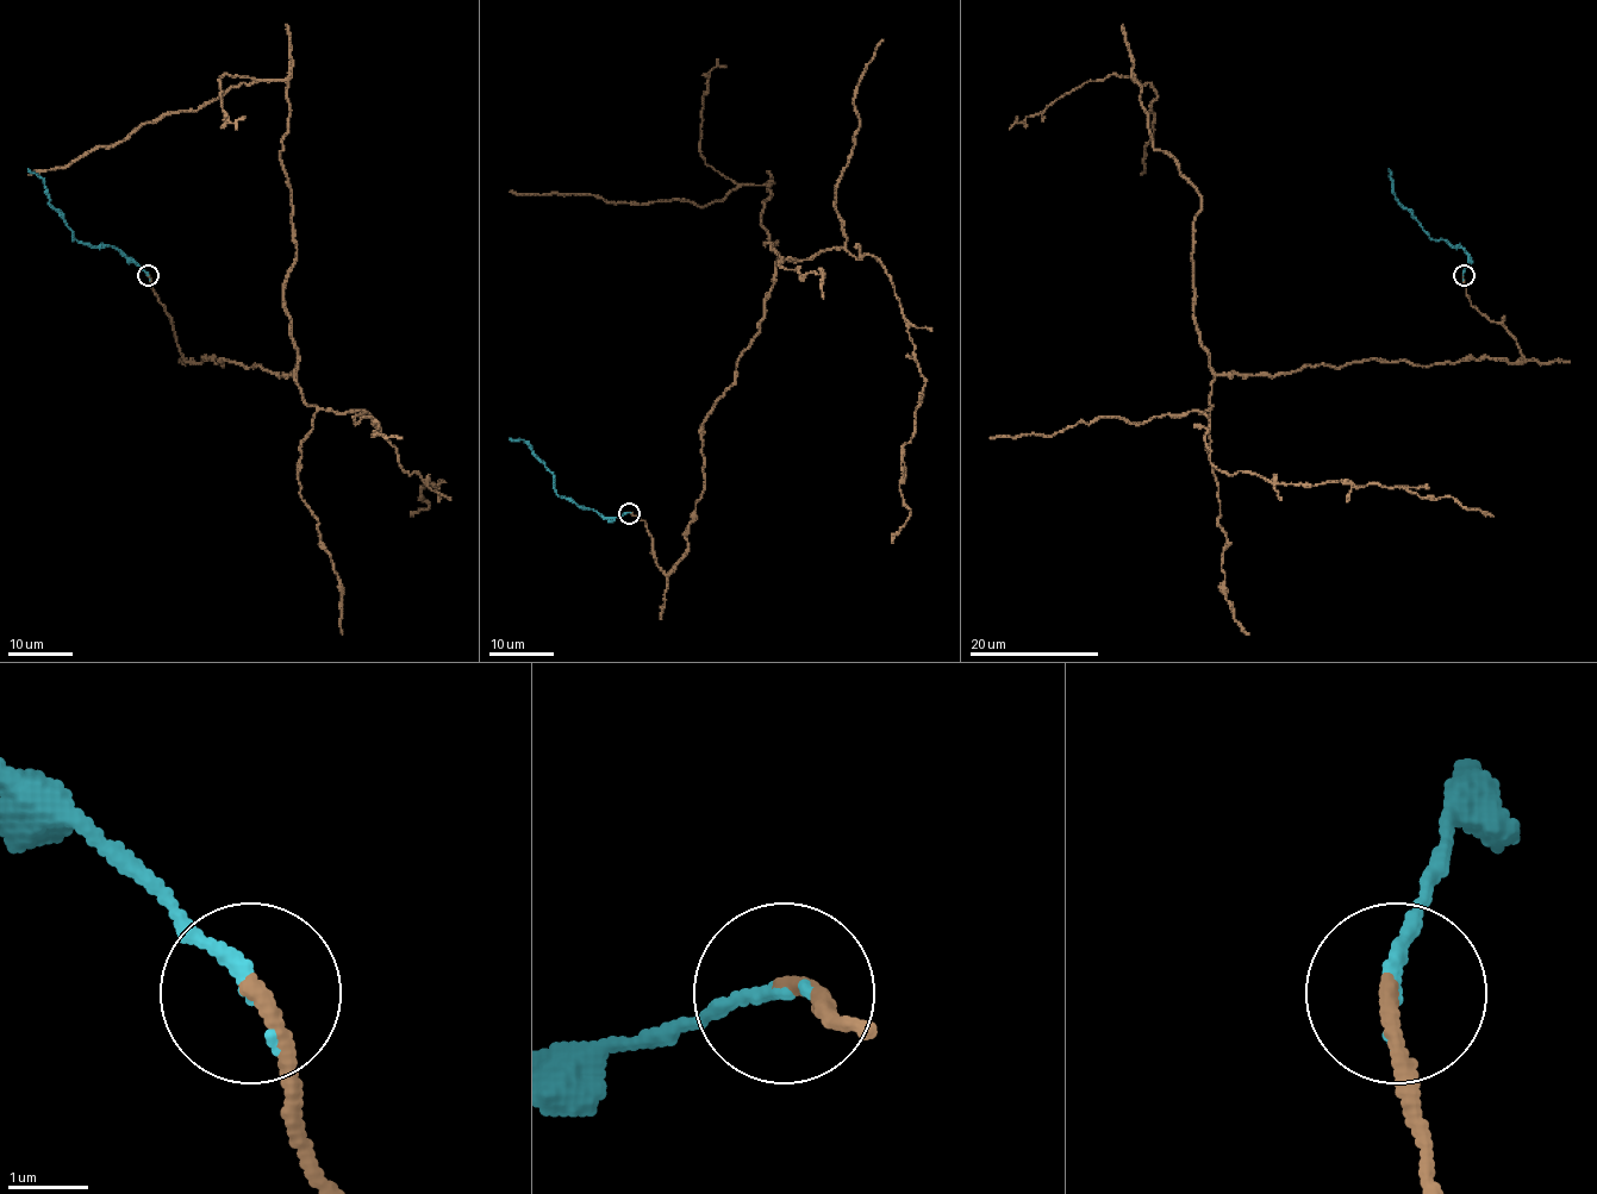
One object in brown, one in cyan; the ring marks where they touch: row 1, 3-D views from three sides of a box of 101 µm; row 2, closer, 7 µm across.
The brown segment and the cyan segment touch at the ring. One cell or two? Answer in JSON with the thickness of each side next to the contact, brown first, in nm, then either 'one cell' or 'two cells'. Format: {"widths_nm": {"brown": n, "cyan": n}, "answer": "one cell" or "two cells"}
{"widths_nm": {"brown": 200, "cyan": 180}, "answer": "one cell"}

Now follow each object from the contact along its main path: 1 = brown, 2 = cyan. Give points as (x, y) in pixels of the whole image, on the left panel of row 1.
1: (148, 275), (187, 361), (293, 374), (284, 81), (242, 82), (27, 175)
2: (148, 275), (112, 245), (72, 239), (72, 231), (48, 195), (44, 181), (27, 168)

